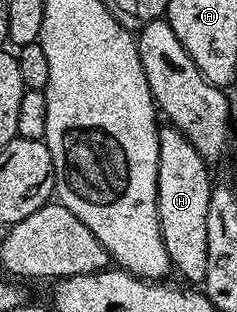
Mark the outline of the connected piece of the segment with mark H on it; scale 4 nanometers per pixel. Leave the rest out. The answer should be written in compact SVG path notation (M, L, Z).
M171 124L165 125L160 133L158 152L158 182L156 203L158 220L162 228L162 240L172 261L173 271L181 274L188 284L203 283L206 276L206 218L210 204L213 180L208 179L209 163L201 157L188 140Z

